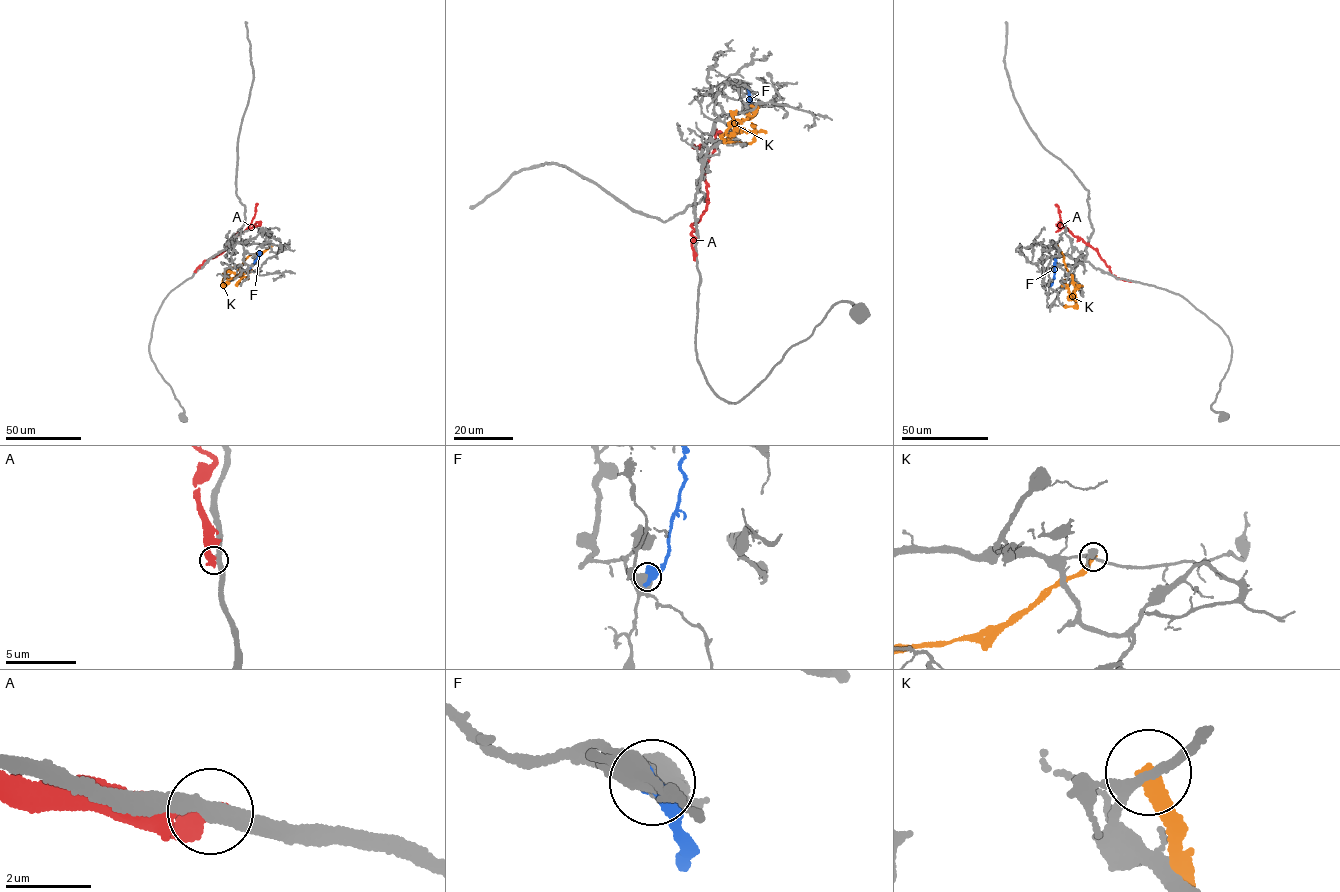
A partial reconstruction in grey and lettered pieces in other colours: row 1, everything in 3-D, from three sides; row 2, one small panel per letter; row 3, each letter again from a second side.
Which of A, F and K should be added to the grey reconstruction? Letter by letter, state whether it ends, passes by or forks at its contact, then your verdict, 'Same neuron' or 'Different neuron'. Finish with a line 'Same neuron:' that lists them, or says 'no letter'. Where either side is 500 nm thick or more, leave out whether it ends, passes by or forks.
A: Different neuron
F: Different neuron
K: It ends there. Different neuron
Same neuron: no letter

